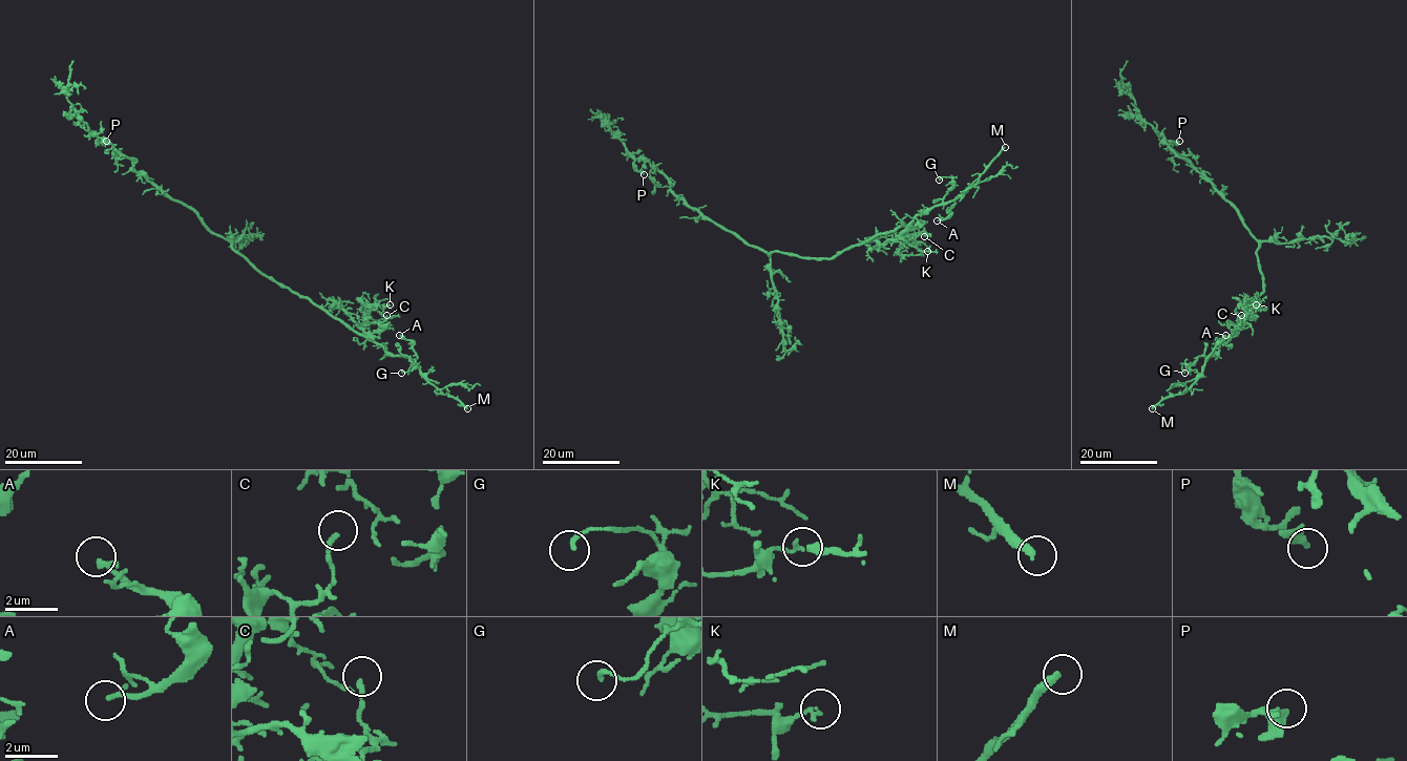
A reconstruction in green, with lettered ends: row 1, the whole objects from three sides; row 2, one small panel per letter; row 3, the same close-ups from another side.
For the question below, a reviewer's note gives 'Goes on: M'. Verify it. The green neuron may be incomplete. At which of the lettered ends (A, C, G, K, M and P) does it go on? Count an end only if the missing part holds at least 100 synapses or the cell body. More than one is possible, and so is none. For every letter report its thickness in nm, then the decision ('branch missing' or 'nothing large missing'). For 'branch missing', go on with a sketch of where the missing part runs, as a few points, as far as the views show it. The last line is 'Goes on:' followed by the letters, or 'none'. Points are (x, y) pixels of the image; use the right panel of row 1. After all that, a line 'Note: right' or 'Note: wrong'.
A: 130 nm thick; nothing large missing
C: 120 nm thick; nothing large missing
G: 150 nm thick; nothing large missing
K: 150 nm thick; nothing large missing
M: 300 nm thick; branch missing; missing branch runs (1152, 408), (1141, 422), (1143, 434), (1131, 423), (1112, 423), (1099, 428), (1098, 434), (1107, 437), (1105, 439)
P: 300 nm thick; nothing large missing
Goes on: M
Note: right

